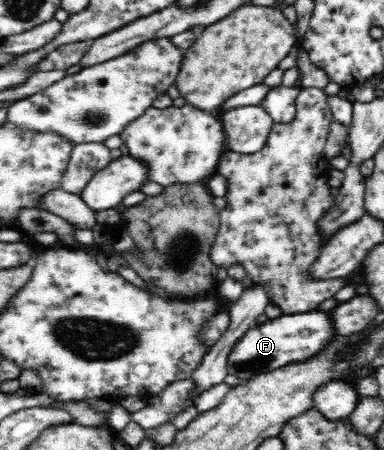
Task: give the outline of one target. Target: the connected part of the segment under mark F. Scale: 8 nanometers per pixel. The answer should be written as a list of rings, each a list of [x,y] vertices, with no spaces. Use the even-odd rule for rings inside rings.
[[[316,309],[304,313],[284,315],[269,319],[249,329],[238,343],[234,344],[228,356],[228,373],[236,375],[243,382],[258,374],[274,371],[279,367],[302,363],[318,355],[338,335],[331,311]]]

